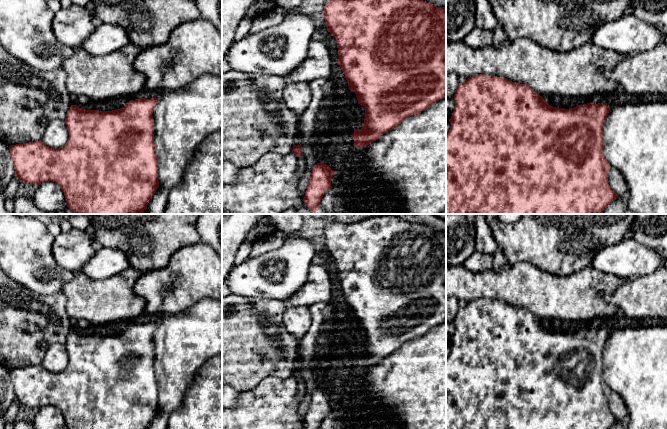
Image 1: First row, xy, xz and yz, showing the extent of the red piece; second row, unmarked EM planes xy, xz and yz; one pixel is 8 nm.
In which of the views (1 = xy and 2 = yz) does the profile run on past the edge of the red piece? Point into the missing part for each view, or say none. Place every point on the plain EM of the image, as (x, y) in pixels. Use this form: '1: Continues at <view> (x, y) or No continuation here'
1: No continuation here
2: No continuation here

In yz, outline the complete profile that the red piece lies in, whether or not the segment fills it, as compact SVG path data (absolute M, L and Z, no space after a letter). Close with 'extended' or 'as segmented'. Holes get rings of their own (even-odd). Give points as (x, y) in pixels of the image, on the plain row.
M486 298L475 299L459 308L454 324L451 351L446 357L446 429L610 429L619 421L608 408L611 390L603 377L603 349L609 330L590 326L572 333L553 331L526 308Z; as segmented

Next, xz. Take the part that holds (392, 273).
M382 214L369 217L355 223L332 222L324 231L324 241L327 255L337 265L338 288L346 301L349 313L356 318L358 328L365 332L365 342L361 353L354 353L351 359L354 371L362 372L378 364L383 358L397 351L404 343L417 339L427 333L431 328L446 322L446 231L436 231L430 226L413 223L401 219L396 215Z; as segmented

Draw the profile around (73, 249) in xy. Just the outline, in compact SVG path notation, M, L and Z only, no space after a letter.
M72 228L55 236L52 254L58 265L74 272L81 270L97 249L98 245L89 230Z

